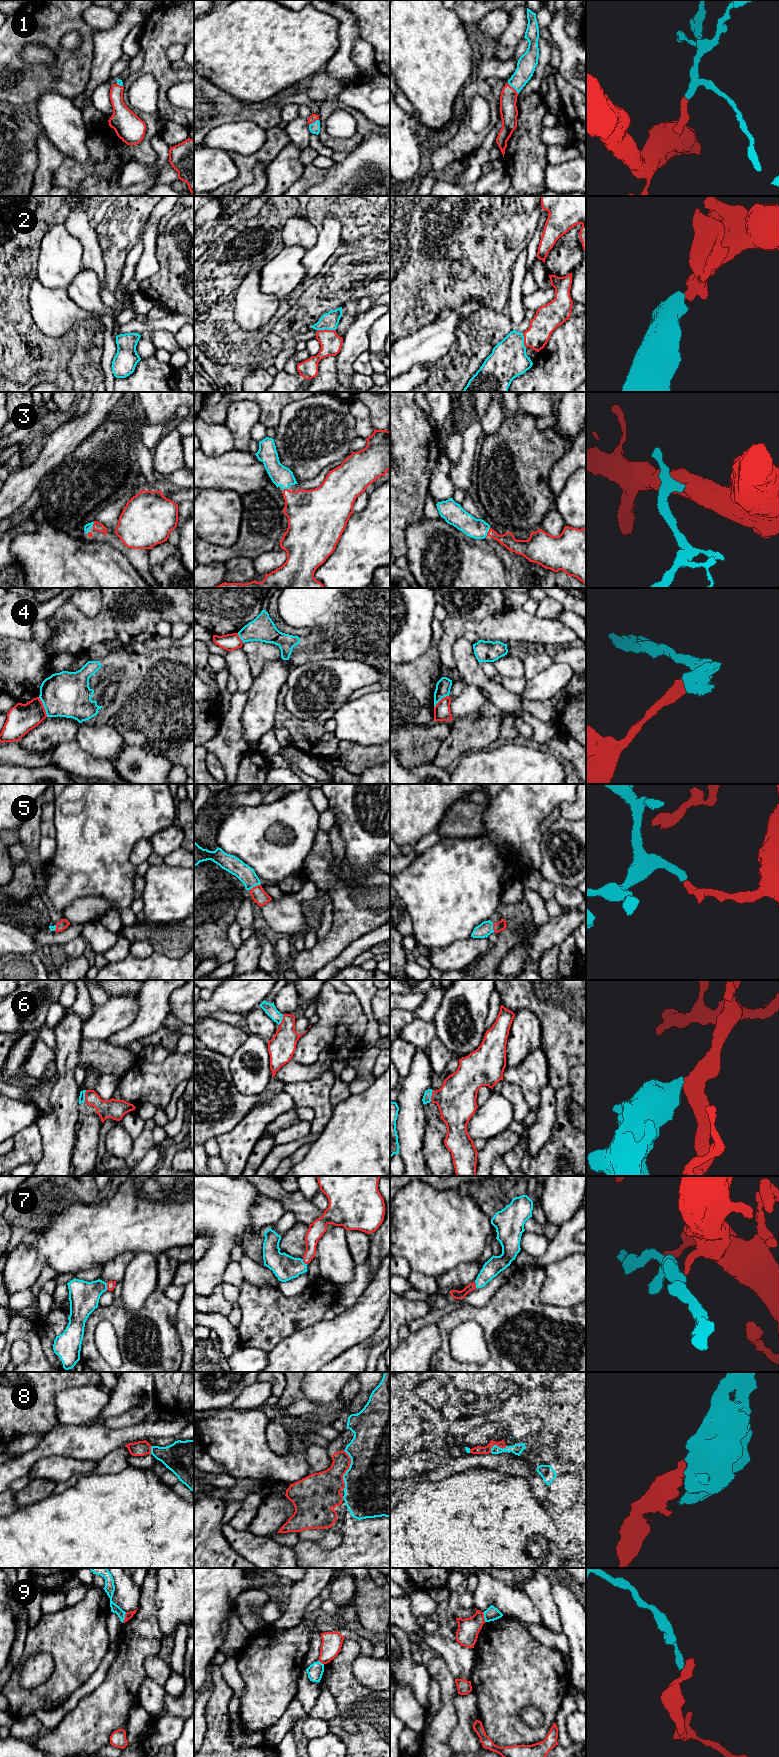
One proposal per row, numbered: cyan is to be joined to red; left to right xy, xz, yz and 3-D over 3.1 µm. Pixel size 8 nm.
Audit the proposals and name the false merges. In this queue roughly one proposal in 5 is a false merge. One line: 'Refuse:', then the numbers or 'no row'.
Refuse: 4, 9

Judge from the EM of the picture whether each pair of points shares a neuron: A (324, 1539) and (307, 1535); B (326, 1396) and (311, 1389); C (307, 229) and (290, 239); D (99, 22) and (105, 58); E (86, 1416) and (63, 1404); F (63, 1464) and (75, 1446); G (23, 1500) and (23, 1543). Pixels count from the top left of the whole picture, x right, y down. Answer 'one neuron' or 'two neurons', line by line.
A: one neuron
B: one neuron
C: one neuron
D: two neurons
E: one neuron
F: two neurons
G: two neurons

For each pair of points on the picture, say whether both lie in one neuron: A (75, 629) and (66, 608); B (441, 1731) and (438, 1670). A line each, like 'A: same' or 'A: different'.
A: same
B: same

